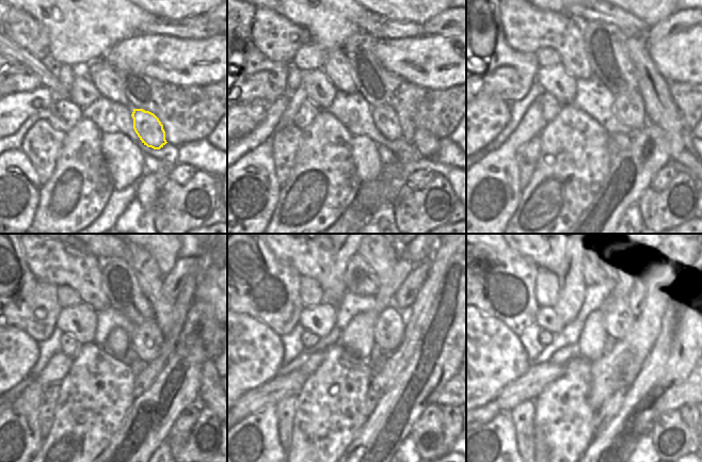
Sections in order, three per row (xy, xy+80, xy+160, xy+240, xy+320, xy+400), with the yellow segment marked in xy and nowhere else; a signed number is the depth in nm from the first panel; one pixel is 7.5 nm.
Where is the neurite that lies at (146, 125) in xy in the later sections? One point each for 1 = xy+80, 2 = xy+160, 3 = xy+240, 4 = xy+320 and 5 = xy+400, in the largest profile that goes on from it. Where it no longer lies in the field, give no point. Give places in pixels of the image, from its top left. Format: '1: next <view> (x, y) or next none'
1: next xy+80 (384, 117)
2: next xy+160 (629, 108)
3: next xy+240 (147, 338)
4: next xy+320 (389, 324)
5: next xy+400 (620, 317)

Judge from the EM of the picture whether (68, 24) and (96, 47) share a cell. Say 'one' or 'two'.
one

